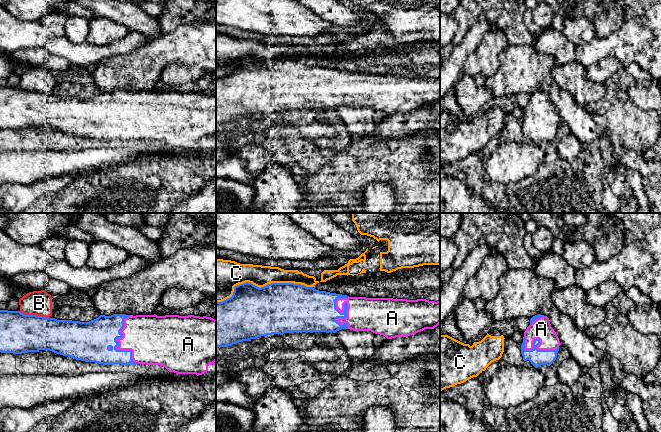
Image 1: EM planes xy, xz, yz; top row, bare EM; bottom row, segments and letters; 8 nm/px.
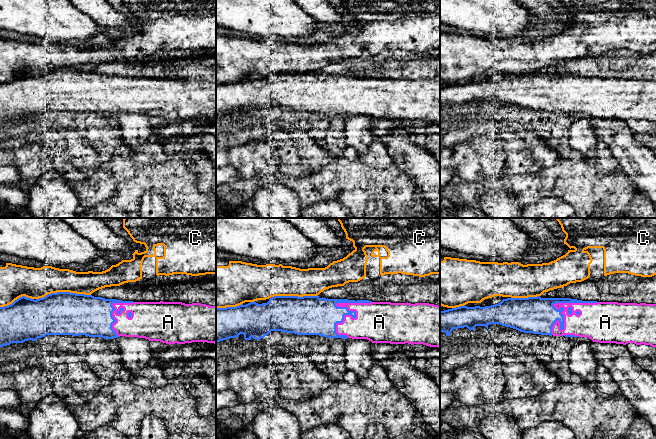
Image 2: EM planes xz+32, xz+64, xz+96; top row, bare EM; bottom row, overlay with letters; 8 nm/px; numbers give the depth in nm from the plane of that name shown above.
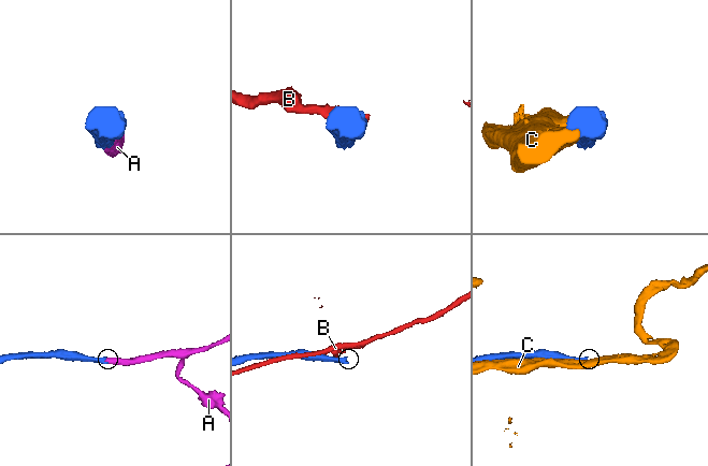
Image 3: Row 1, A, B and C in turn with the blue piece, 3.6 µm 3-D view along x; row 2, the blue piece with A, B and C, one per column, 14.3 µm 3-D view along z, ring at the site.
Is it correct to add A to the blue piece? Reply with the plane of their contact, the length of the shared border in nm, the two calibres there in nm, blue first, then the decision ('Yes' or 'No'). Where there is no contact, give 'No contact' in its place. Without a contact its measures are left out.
Touches blue in xz. Shared border 260 nm. Thickness 340 nm (blue) against 280 nm. Yes

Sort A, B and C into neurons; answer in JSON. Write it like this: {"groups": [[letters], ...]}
{"groups": [["A"], ["B"], ["C"]]}

